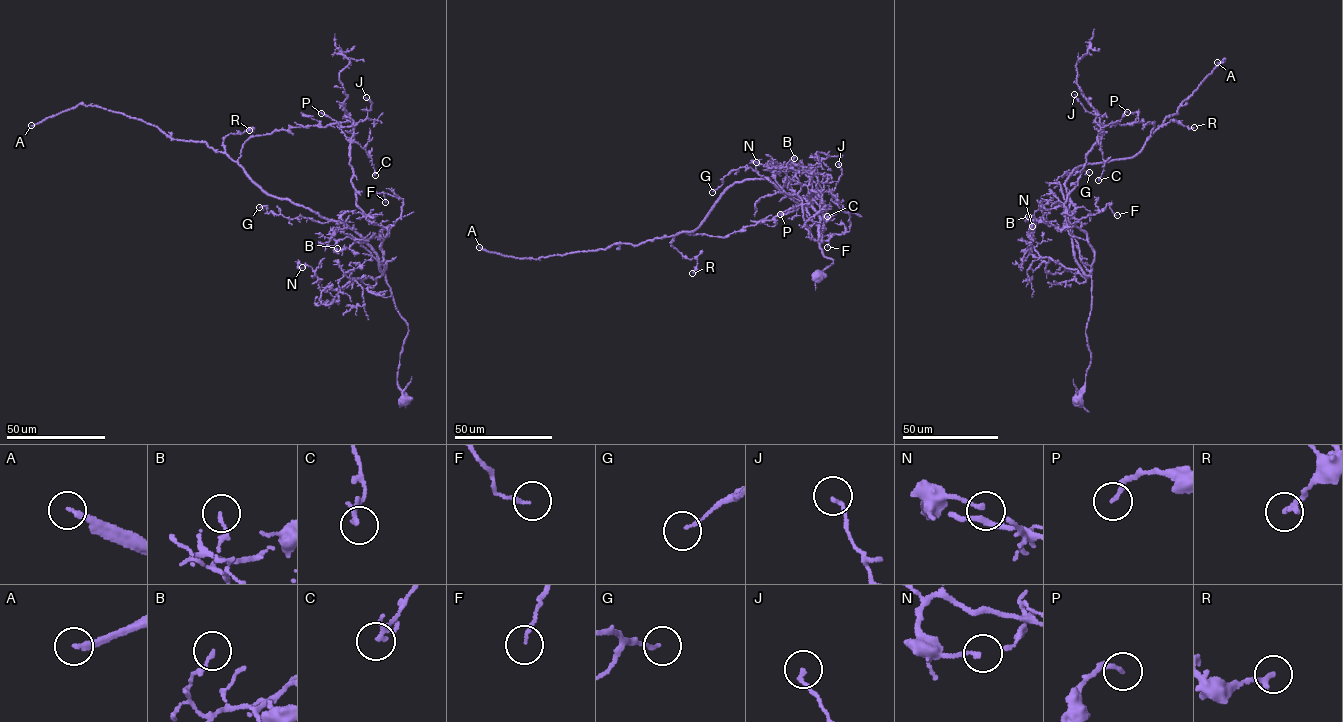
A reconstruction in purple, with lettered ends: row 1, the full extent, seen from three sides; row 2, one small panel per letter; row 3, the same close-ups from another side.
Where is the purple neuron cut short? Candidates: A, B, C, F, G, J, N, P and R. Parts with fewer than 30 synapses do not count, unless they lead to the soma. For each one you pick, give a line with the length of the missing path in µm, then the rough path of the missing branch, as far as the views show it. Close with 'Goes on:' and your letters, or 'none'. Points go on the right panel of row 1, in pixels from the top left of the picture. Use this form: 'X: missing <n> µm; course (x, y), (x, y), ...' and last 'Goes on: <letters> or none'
A: missing 140 µm
Goes on: A

